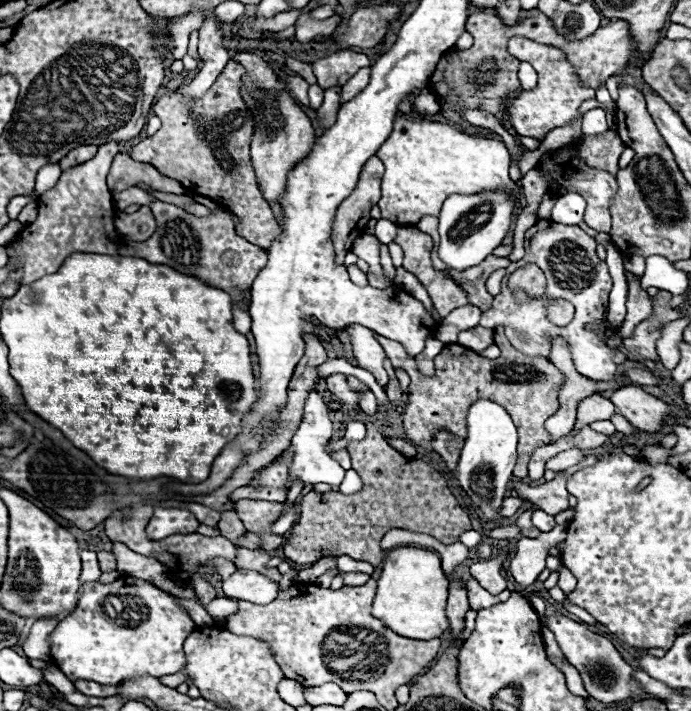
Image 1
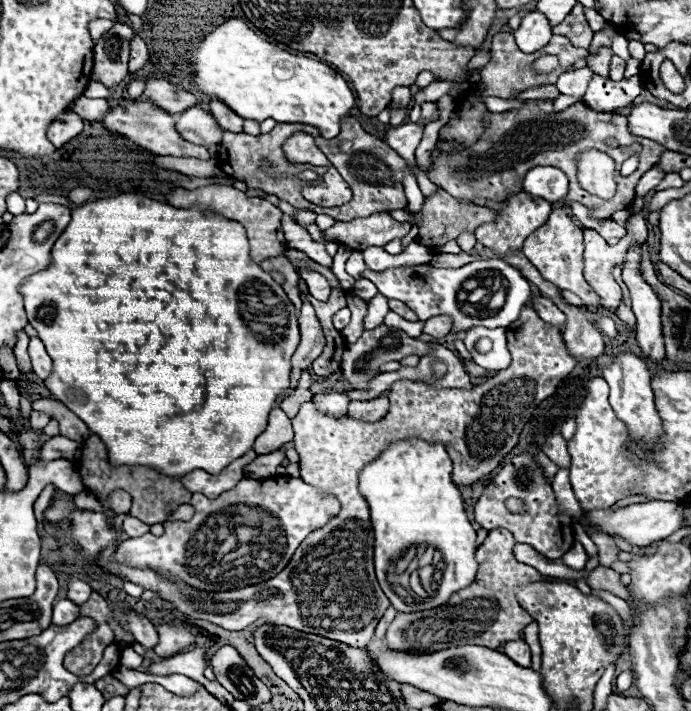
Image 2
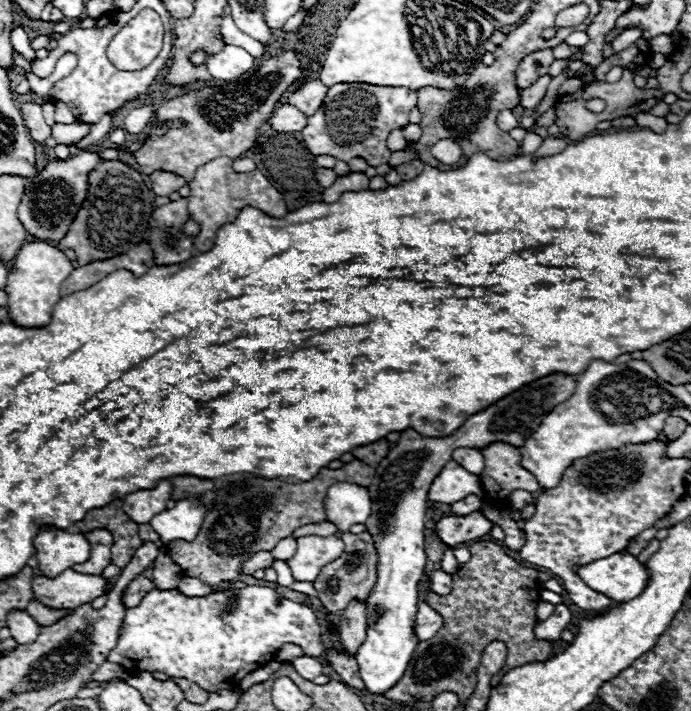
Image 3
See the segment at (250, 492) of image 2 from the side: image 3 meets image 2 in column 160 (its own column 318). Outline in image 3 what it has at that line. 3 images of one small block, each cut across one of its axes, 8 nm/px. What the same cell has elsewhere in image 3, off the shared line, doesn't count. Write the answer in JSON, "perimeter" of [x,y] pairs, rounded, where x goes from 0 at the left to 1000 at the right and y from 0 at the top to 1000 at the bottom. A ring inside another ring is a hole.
{"perimeter":[[[437,754],[417,796],[428,819],[454,819],[469,793],[478,793],[495,776],[498,762],[489,754]]]}

